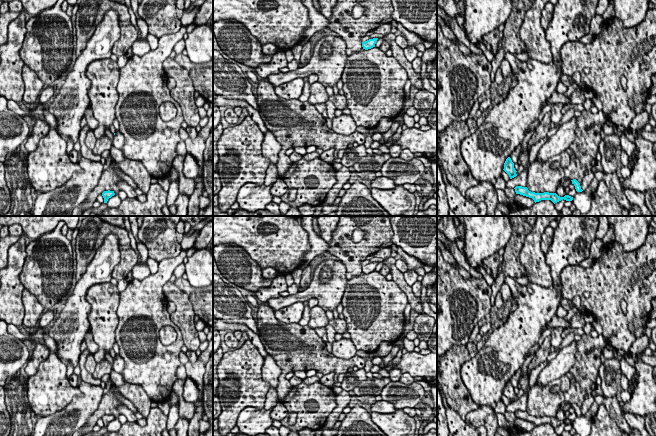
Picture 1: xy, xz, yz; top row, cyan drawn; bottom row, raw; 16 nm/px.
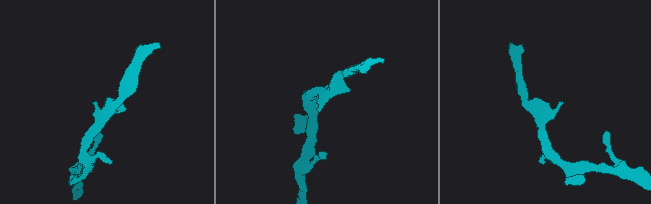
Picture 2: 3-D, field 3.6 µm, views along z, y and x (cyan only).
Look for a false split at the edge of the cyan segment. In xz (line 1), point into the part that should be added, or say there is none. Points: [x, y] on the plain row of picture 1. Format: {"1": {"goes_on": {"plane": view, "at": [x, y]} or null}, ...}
{"1": {"goes_on": null}}

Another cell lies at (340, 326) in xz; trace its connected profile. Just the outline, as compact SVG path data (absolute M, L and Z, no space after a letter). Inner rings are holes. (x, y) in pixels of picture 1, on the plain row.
M333 318L329 320L328 324L331 325L335 329L336 333L343 335L343 333L347 331L347 324L344 319Z

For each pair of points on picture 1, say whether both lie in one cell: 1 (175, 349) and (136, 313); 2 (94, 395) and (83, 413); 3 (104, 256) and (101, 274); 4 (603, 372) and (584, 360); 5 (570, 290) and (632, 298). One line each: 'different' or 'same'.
1: same
2: same
3: same
4: different
5: same

